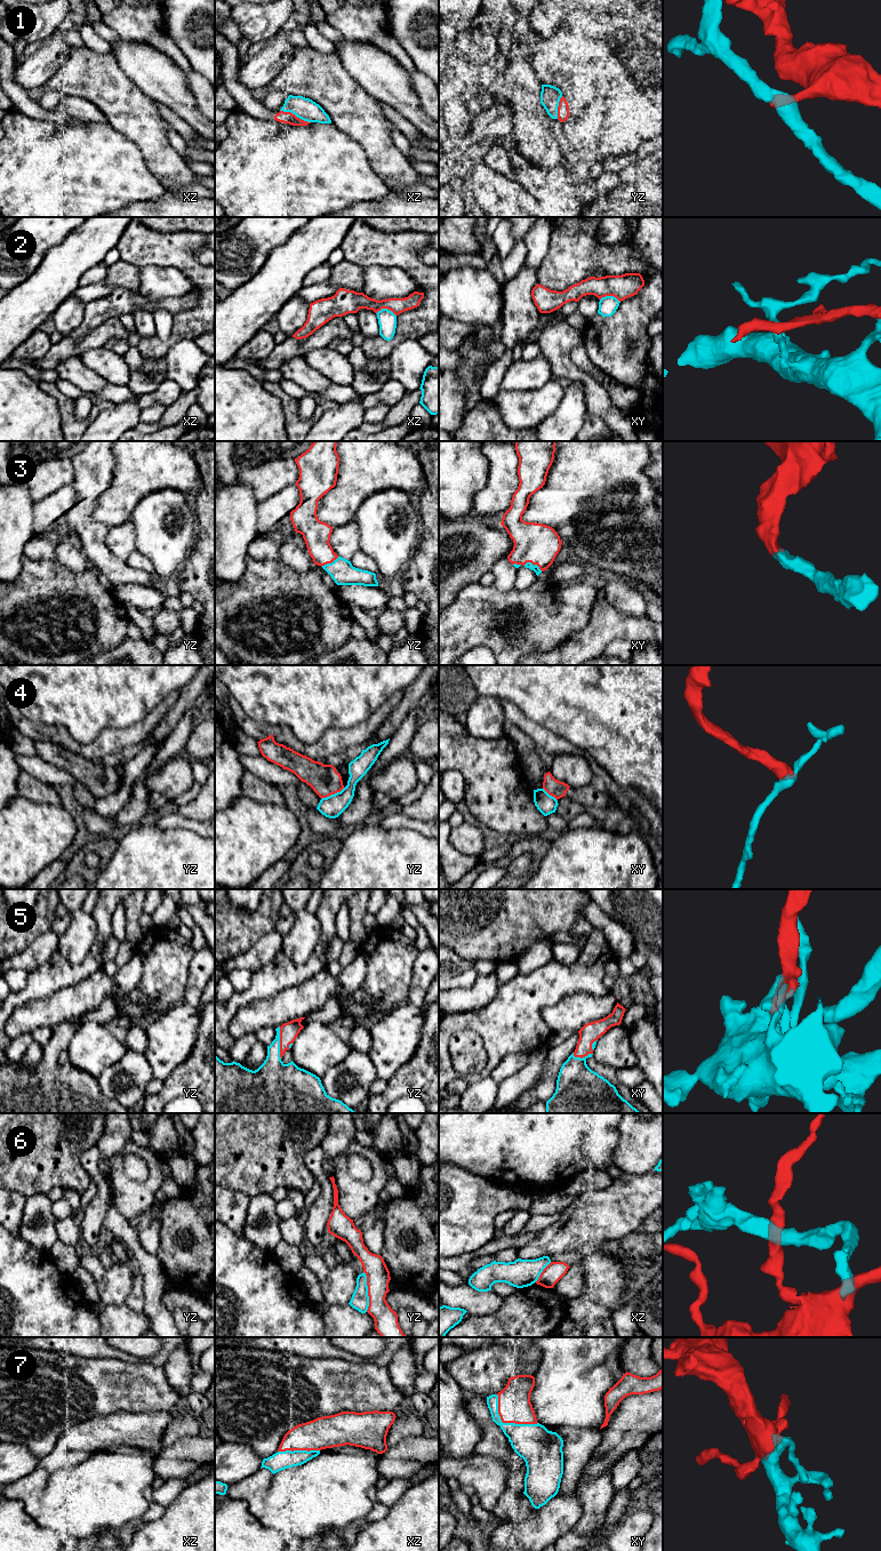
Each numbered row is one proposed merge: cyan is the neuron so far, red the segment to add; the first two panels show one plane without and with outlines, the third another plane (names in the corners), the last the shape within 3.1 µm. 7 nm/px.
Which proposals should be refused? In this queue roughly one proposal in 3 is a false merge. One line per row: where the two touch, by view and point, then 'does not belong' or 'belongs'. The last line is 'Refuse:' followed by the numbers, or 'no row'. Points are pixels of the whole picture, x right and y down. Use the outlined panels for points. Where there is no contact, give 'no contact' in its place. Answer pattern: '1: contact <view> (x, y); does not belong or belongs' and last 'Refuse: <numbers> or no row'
1: contact xz (295, 114); does not belong
2: contact xz (386, 309); does not belong
3: contact xy (531, 564); belongs
4: contact yz (333, 794); does not belong
5: contact yz (279, 1042); belongs
6: contact yz (367, 1292); does not belong
7: contact xy (506, 1423); belongs
Refuse: 1, 2, 4, 6

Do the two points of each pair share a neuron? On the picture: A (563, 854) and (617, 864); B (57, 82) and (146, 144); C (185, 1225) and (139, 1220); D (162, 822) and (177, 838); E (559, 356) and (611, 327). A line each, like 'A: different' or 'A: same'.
A: same
B: same
C: same
D: different
E: different

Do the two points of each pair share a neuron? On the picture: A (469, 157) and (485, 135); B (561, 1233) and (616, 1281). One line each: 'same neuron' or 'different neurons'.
A: same neuron
B: different neurons

